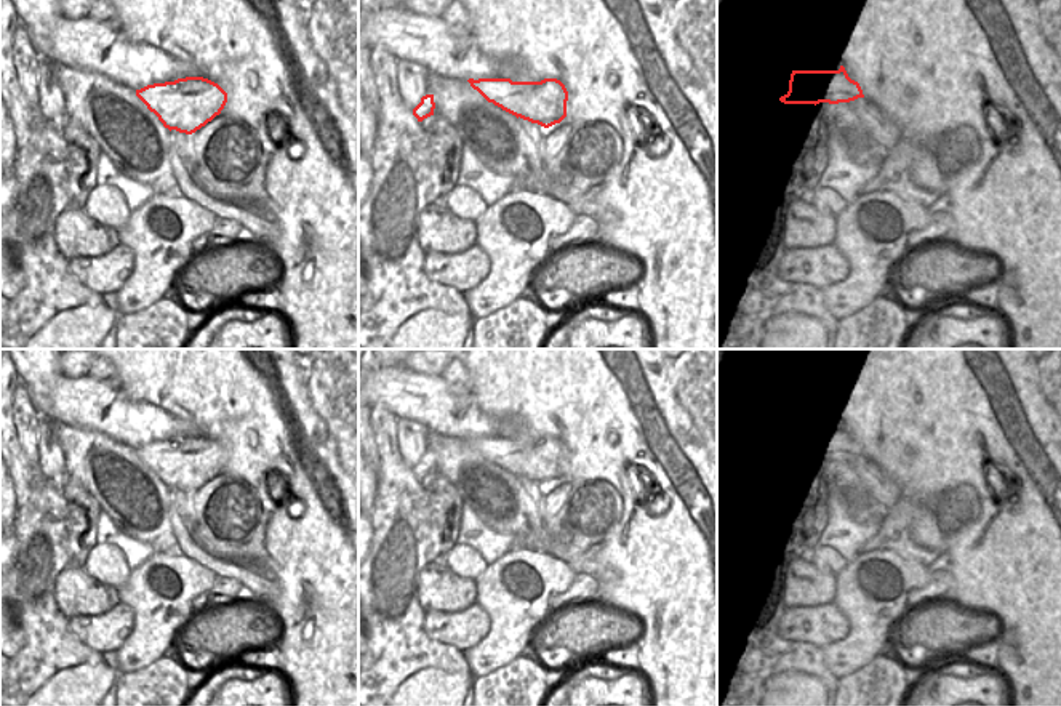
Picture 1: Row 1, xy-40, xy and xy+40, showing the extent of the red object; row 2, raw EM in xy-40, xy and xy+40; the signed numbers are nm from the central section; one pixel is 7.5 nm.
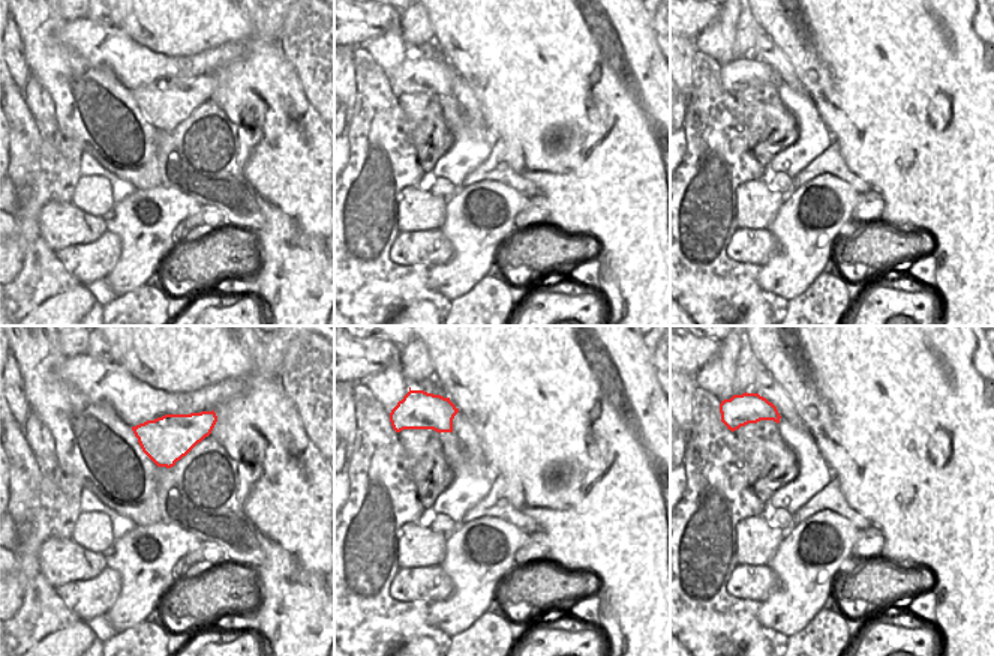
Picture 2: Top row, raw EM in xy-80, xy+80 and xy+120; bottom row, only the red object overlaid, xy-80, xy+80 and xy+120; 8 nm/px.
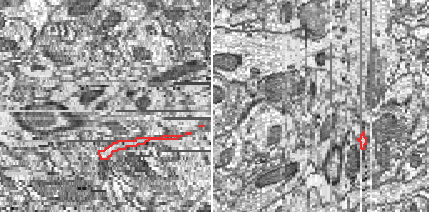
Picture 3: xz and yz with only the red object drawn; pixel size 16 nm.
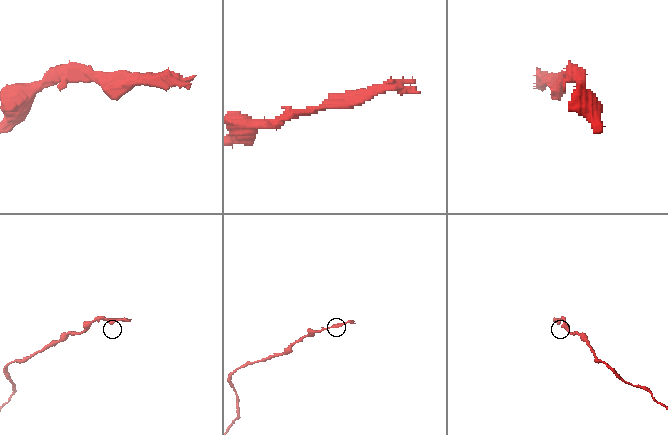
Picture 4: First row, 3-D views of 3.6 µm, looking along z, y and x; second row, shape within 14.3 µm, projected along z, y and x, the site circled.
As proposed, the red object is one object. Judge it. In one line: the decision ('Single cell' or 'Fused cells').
Single cell

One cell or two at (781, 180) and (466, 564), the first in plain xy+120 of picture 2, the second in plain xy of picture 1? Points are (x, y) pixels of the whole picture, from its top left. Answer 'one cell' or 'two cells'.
one cell

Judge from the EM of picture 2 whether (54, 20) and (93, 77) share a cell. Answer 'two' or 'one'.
one

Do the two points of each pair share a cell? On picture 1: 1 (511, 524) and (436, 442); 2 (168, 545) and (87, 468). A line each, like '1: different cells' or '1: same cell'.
1: same cell
2: same cell

